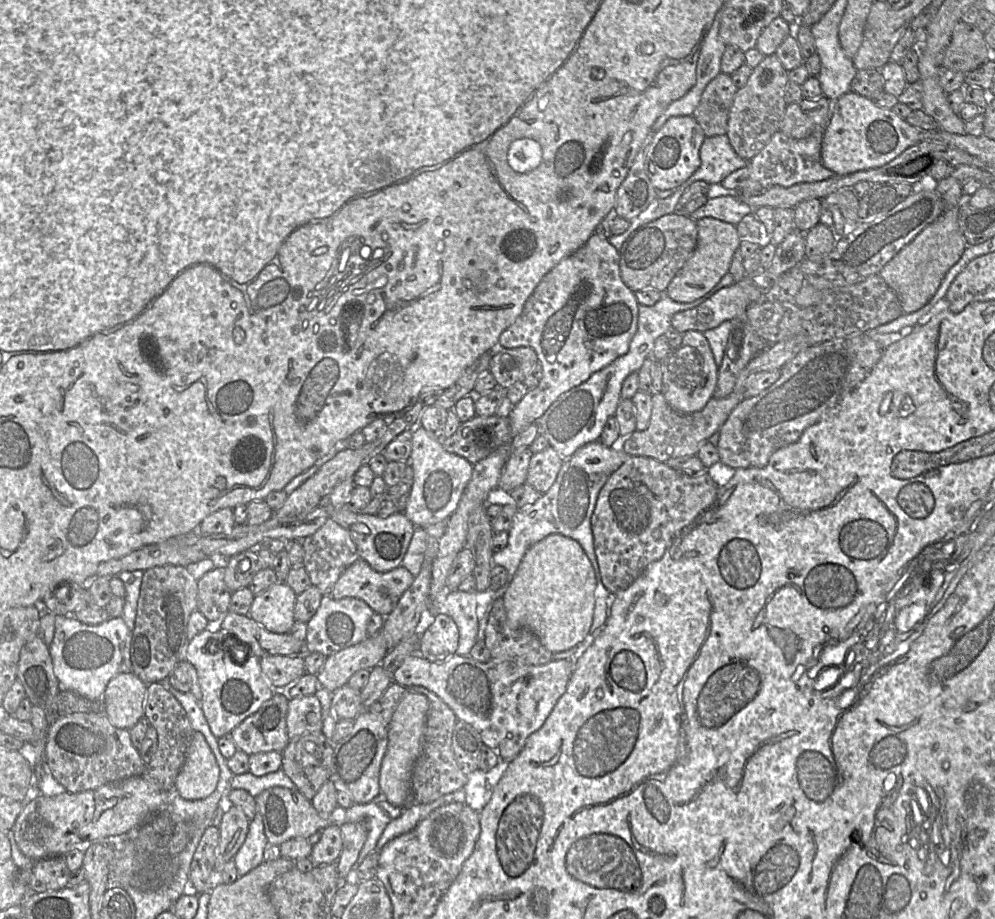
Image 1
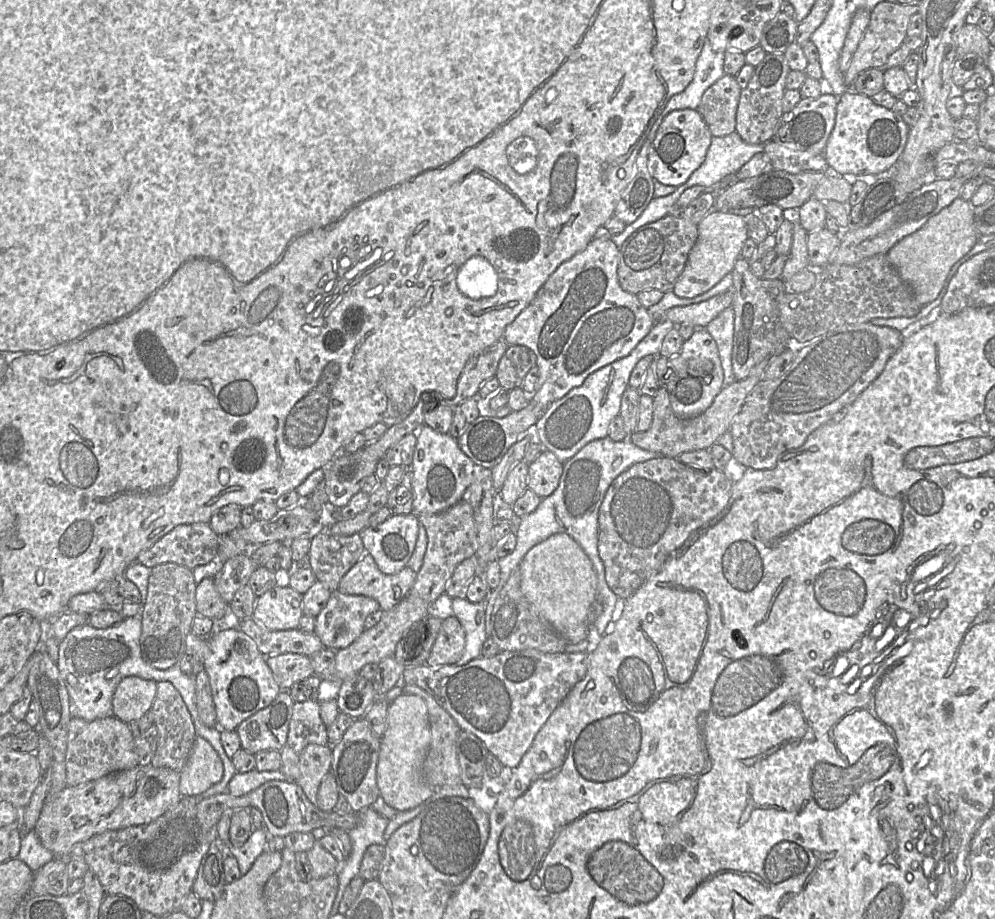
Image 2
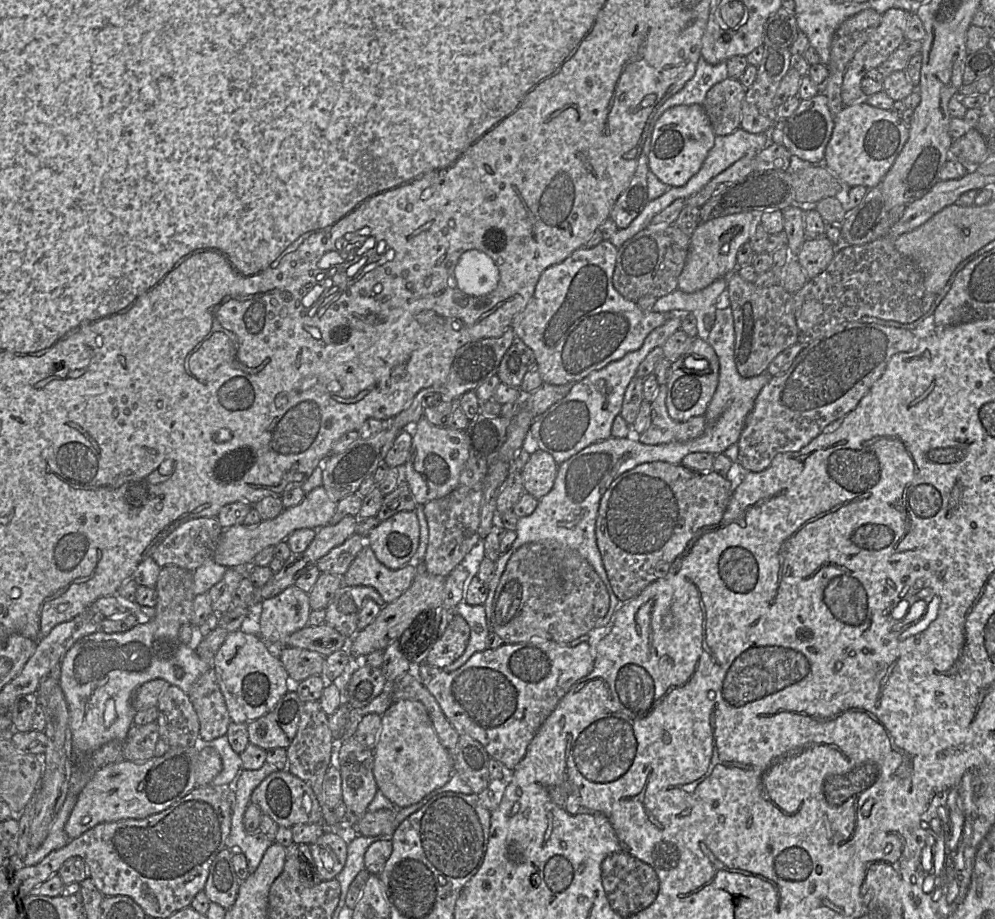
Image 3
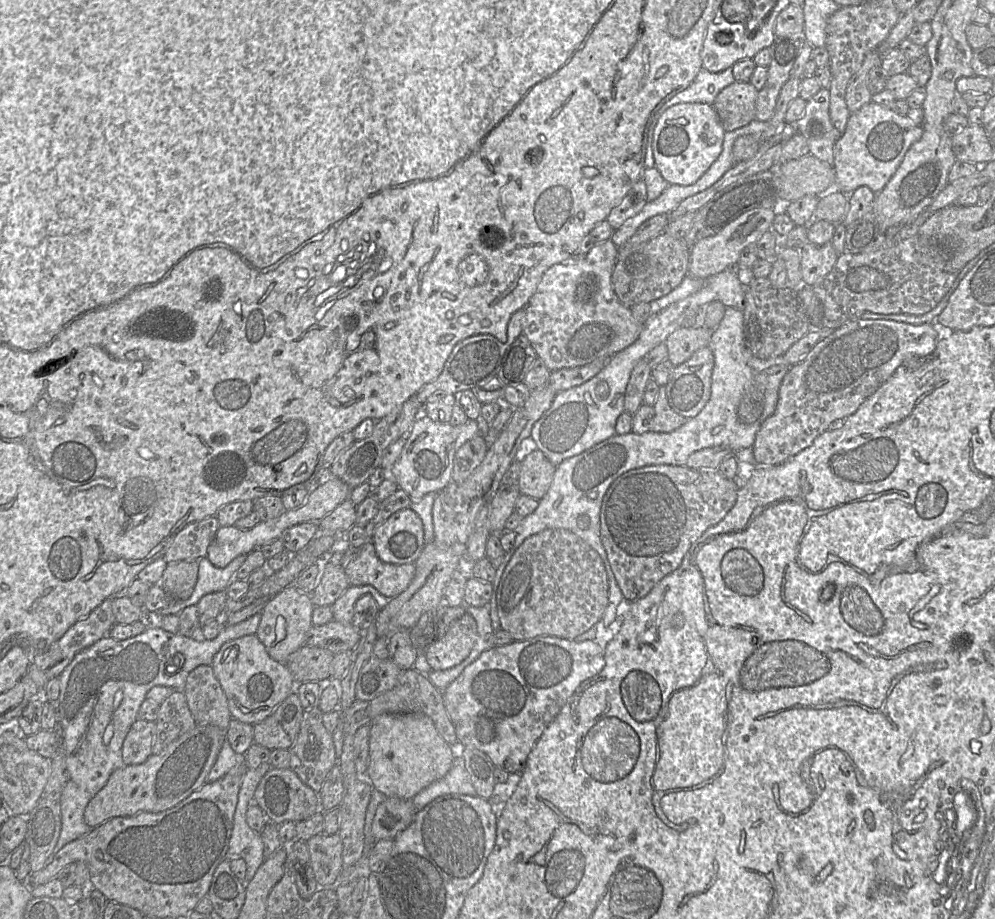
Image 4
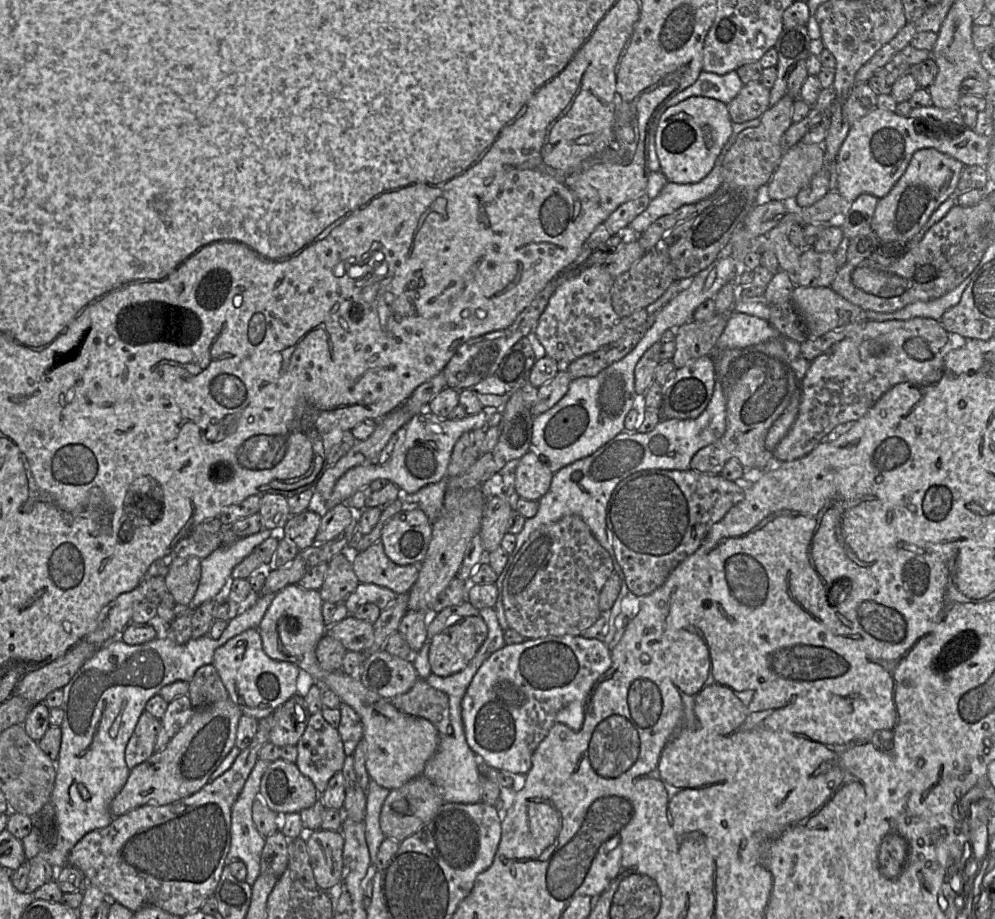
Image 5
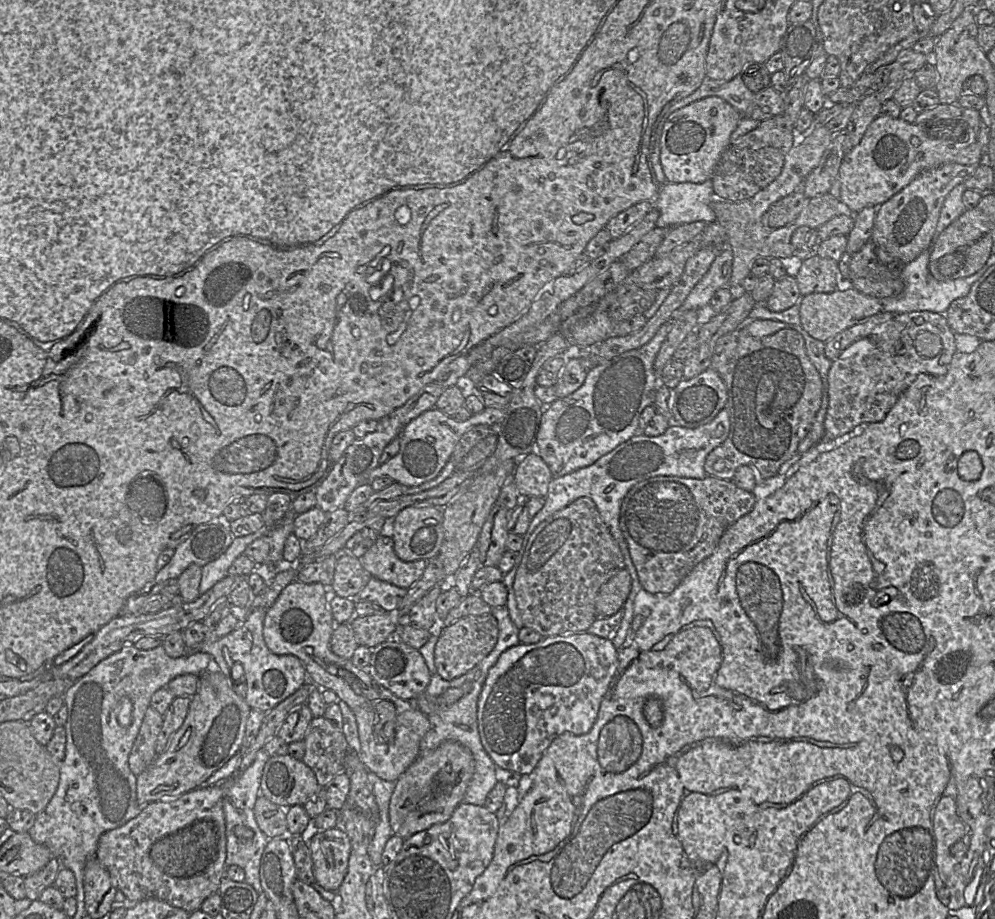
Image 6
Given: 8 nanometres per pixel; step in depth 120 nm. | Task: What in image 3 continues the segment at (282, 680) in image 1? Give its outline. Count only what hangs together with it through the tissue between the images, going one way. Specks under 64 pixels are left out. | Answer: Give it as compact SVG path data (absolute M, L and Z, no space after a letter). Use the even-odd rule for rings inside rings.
M281 647L275 654L282 662L288 677L295 682L321 675L327 657L318 652L296 647Z

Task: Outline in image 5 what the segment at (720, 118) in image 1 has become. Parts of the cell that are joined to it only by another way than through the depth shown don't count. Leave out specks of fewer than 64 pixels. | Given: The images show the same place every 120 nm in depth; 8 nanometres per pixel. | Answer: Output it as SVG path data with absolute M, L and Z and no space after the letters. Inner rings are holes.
M761 82L745 84L727 105L733 123L744 123L760 118L770 108L770 89Z

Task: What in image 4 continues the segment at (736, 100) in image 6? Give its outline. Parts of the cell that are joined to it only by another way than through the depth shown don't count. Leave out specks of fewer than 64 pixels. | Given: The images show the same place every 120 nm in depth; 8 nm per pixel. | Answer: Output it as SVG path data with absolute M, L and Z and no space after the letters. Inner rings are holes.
M702 67L686 89L675 94L662 106L659 115L663 110L679 103L706 103L713 105L720 91L735 81L732 67L721 72L710 72Z

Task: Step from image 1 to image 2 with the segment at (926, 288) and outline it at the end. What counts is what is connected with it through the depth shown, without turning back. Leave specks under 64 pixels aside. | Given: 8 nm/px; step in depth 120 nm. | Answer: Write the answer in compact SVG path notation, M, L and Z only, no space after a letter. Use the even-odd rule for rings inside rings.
M958 197L919 230L896 243L887 253L887 259L912 288L920 305L925 306L938 297L953 265L973 248L979 238L973 205Z

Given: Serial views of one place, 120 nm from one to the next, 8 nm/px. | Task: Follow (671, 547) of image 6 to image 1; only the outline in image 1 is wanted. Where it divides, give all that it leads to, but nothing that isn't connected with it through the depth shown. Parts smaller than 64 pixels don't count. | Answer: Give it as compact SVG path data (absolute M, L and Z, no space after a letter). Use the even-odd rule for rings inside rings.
M631 456L614 471L601 488L591 516L595 555L602 583L609 593L624 591L649 564L662 558L677 533L716 501L718 489L707 471L689 476L650 457Z

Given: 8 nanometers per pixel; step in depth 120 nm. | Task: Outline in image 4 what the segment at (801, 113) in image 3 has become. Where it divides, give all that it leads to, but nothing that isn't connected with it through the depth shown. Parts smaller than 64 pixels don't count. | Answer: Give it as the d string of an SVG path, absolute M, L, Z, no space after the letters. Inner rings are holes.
M822 88L806 103L802 117L794 123L797 133L808 142L809 153L819 160L834 165L834 145L841 134L830 119L830 92Z

